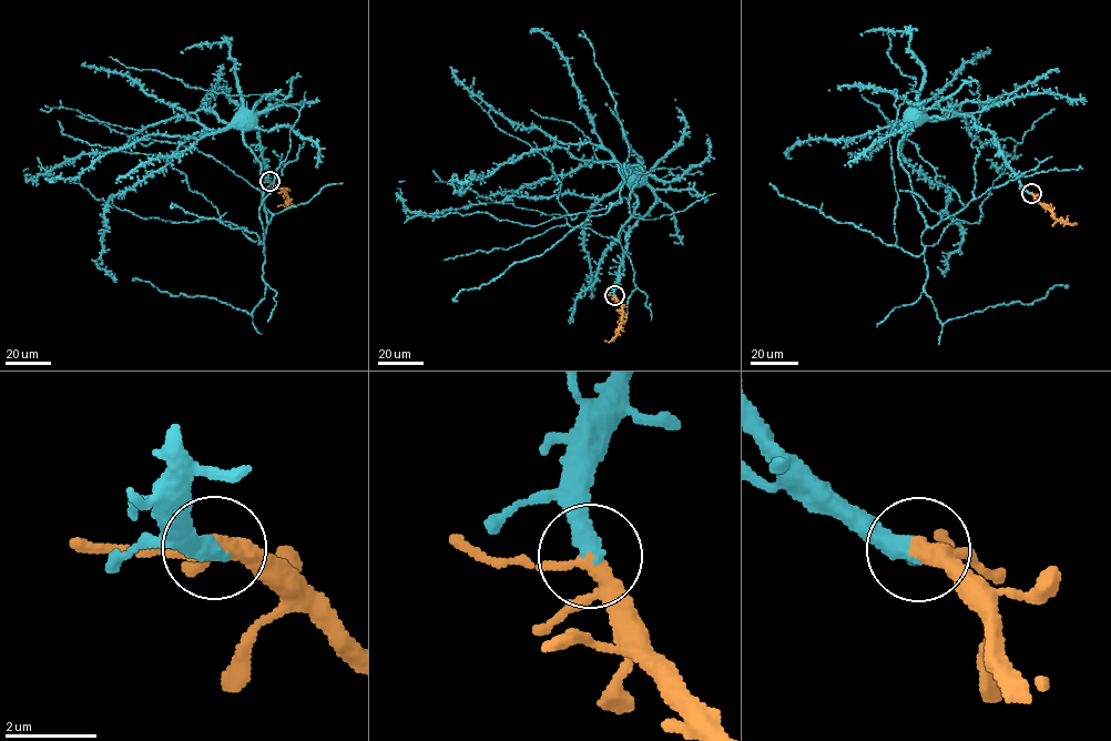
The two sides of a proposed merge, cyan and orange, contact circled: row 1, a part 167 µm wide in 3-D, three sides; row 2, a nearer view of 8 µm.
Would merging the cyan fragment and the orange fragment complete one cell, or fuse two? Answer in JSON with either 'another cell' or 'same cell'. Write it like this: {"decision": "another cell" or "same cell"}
{"decision": "same cell"}

